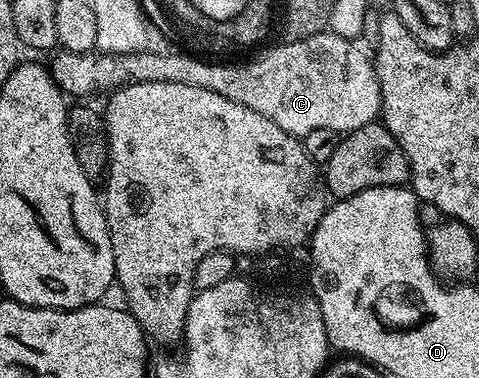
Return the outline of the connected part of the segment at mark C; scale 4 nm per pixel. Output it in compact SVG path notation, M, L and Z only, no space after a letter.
M322 30L290 44L278 43L276 47L246 64L212 64L212 59L181 50L142 50L117 55L61 50L51 63L51 71L61 91L70 97L77 96L73 98L89 98L85 96L92 92L130 82L183 82L183 86L215 90L215 94L223 94L231 102L259 110L263 118L271 118L275 126L283 126L283 130L298 138L311 134L311 130L354 132L378 119L381 94L377 90L377 75L370 53L360 43Z

